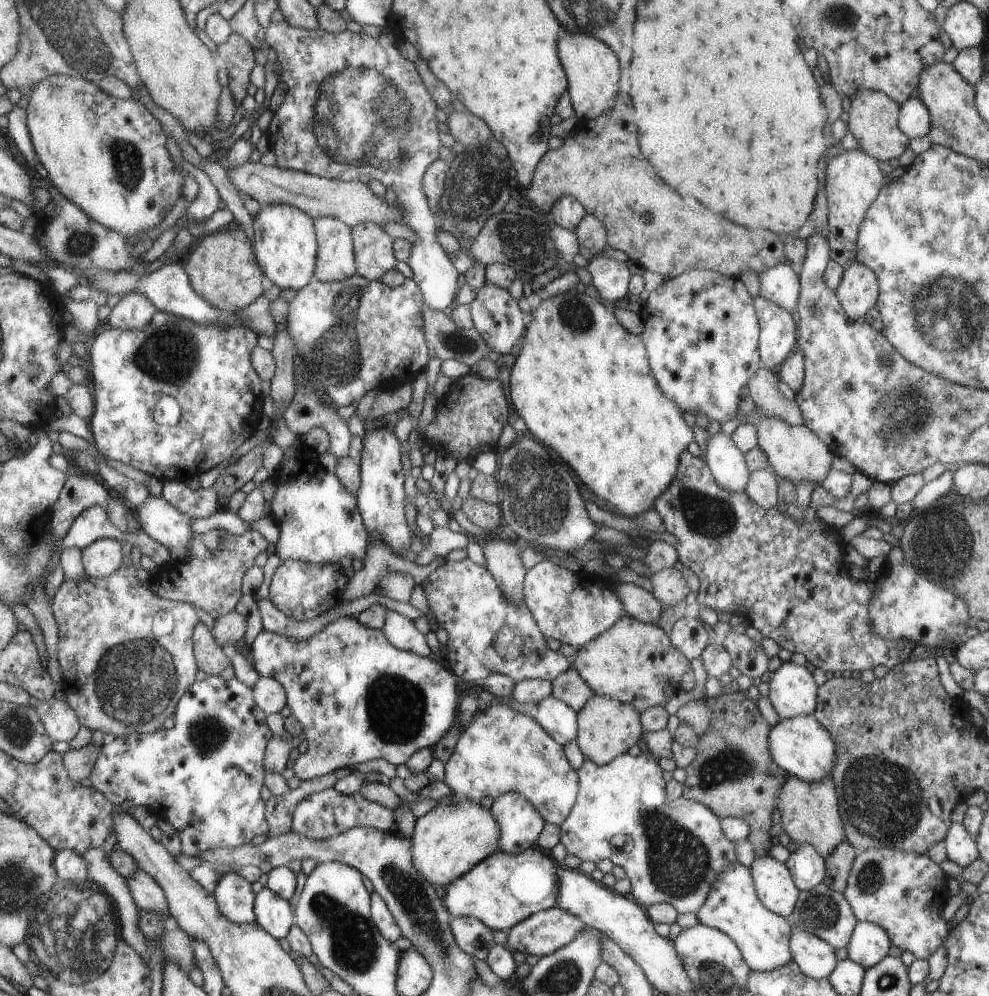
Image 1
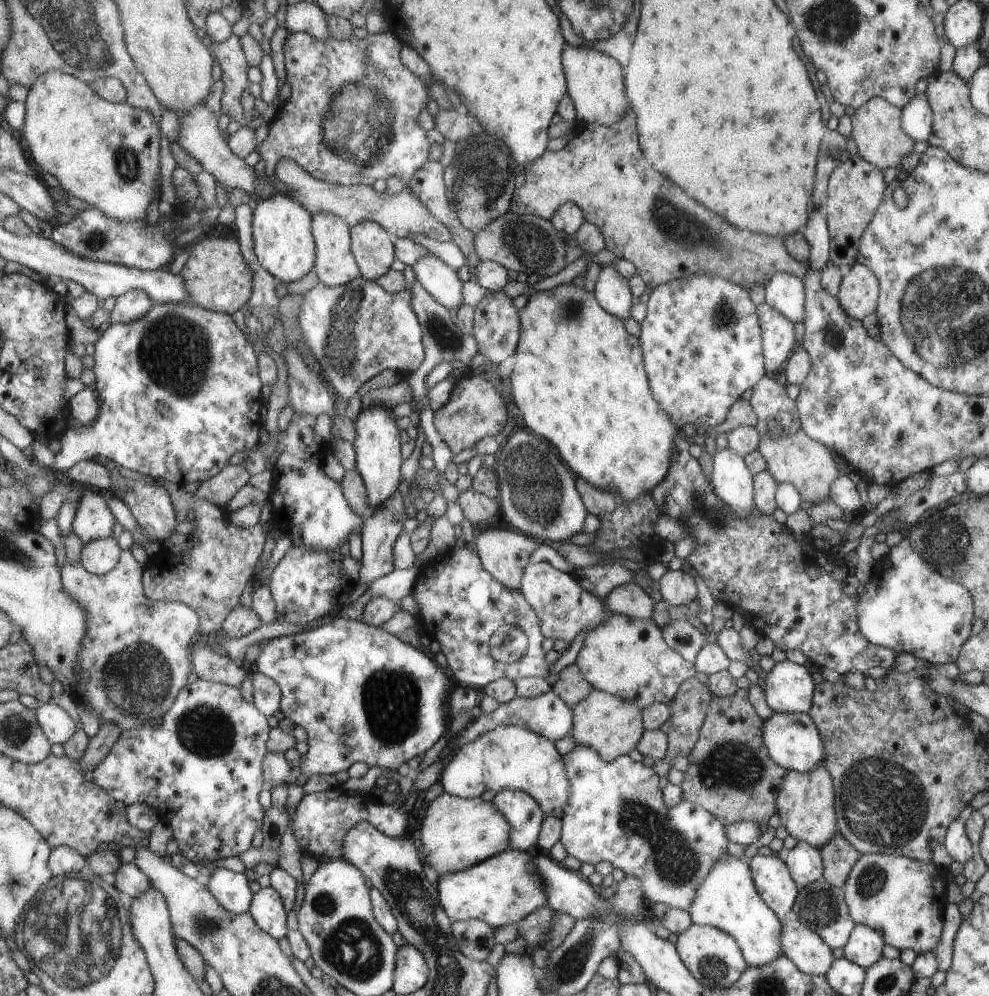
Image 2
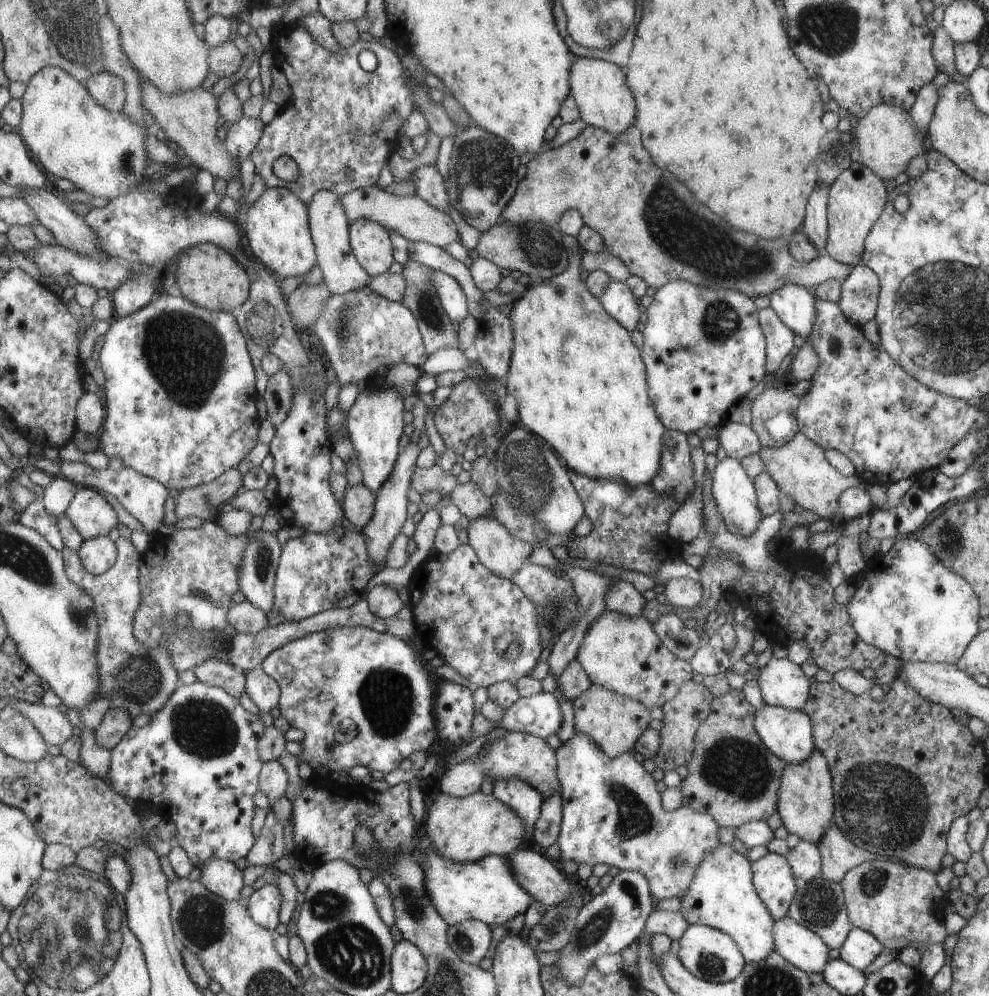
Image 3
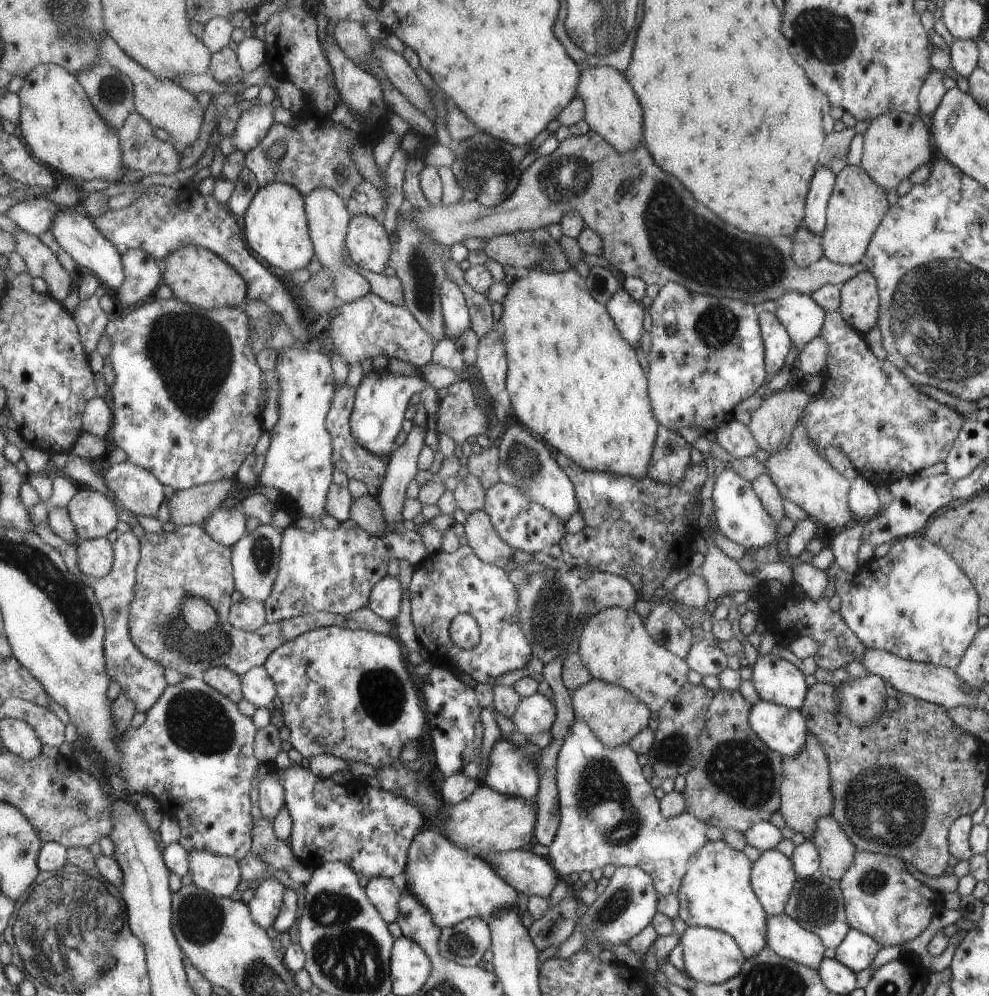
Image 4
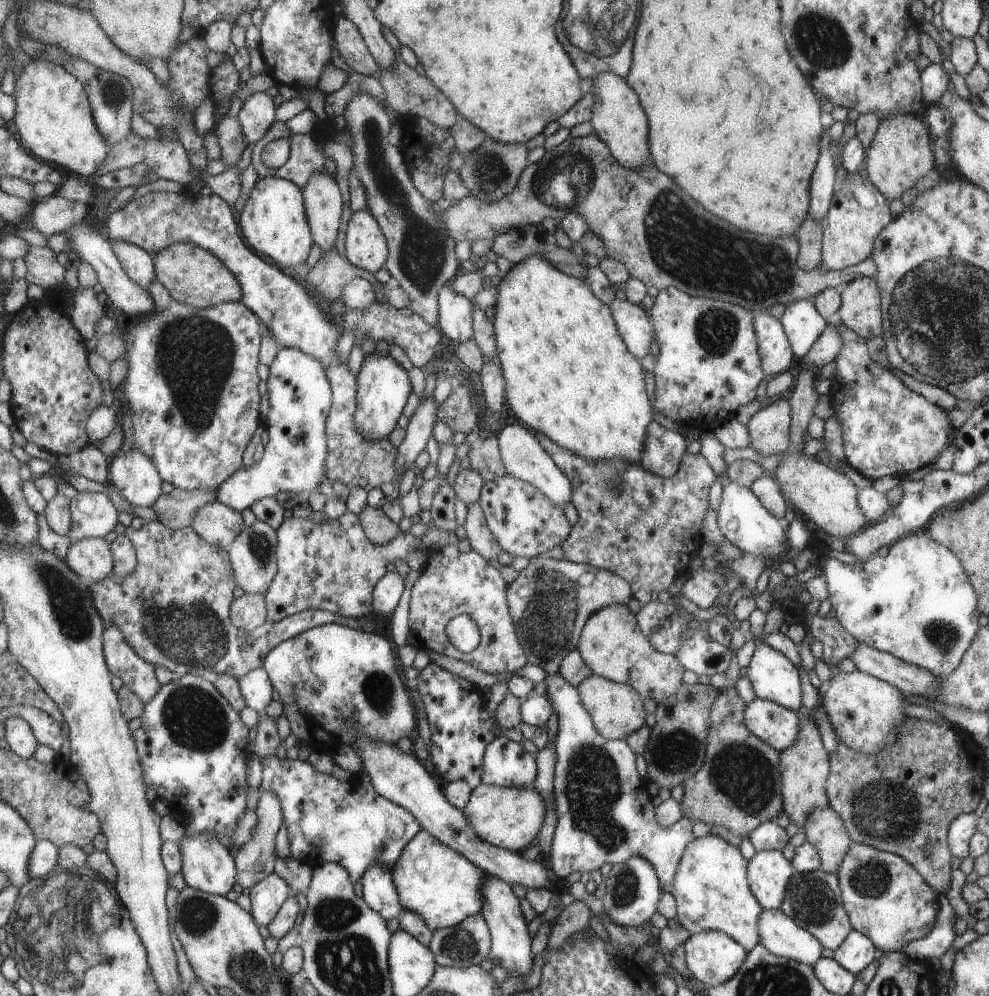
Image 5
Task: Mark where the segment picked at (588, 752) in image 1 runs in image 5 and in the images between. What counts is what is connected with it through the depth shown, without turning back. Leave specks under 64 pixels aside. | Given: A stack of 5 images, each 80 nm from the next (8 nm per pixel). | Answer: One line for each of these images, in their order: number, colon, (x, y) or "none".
2: (608, 724)
3: (613, 721)
4: (615, 715)
5: (615, 709)

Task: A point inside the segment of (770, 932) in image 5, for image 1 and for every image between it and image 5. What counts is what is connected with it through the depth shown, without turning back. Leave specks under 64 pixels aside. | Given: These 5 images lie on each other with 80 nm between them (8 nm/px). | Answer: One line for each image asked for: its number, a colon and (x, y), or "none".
1: (815, 958)
2: (807, 950)
3: (806, 950)
4: (785, 937)

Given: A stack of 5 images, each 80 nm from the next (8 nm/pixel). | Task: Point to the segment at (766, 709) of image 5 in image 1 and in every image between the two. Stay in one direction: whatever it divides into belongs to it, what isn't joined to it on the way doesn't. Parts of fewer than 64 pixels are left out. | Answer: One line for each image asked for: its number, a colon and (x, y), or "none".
1: (801, 746)
2: (792, 739)
3: (788, 734)
4: (784, 730)

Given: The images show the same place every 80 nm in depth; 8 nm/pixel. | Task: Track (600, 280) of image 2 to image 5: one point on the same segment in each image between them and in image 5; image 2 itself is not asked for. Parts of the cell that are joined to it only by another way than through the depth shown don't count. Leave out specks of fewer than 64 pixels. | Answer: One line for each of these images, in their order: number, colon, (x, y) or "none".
3: (618, 299)
4: (629, 315)
5: (632, 320)

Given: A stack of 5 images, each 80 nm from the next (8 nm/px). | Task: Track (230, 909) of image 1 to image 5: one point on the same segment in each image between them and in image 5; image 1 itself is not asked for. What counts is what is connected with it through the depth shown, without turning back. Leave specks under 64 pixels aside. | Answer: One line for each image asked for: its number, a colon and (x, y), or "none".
2: (232, 889)
3: (220, 876)
4: (220, 874)
5: (209, 865)

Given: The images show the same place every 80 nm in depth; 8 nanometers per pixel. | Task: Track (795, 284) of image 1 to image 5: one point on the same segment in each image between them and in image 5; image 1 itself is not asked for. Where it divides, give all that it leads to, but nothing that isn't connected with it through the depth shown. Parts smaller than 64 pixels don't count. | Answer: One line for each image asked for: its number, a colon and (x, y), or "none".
2: (785, 293)
3: (795, 306)
4: (802, 318)
5: (802, 324)

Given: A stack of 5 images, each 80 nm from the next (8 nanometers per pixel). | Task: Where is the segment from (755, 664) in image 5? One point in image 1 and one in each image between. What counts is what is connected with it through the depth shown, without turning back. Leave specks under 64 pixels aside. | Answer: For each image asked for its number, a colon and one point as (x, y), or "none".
1: (791, 690)
2: (788, 688)
3: (782, 684)
4: (775, 679)

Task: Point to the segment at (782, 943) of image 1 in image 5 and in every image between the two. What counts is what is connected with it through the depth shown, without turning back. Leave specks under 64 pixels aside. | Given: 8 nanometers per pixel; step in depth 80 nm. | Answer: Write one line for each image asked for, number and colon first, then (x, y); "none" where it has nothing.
2: (727, 899)
3: (721, 895)
4: (715, 892)
5: (709, 888)

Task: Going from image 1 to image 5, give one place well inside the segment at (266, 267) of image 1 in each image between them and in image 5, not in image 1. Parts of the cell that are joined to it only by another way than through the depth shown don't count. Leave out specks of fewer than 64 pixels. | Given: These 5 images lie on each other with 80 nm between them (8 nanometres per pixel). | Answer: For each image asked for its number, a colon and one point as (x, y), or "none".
2: (284, 241)
3: (278, 229)
4: (276, 227)
5: (274, 221)

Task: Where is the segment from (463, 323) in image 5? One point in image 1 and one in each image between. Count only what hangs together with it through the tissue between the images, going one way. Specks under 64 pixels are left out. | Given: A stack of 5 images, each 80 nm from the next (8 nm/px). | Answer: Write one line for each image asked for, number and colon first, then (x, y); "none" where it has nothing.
1: (355, 110)
2: (442, 281)
3: (453, 297)
4: (458, 320)

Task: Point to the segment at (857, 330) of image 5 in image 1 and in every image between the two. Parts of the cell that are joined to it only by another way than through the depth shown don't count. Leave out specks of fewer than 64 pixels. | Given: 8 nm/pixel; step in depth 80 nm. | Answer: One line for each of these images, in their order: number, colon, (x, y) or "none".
1: (857, 290)
2: (857, 295)
3: (858, 291)
4: (858, 296)

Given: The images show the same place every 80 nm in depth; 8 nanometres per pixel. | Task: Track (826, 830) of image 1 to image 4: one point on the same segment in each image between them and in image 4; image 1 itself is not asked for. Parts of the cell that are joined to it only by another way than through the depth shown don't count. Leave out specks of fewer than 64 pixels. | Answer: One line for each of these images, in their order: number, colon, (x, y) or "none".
2: (805, 800)
3: (806, 799)
4: (806, 795)

